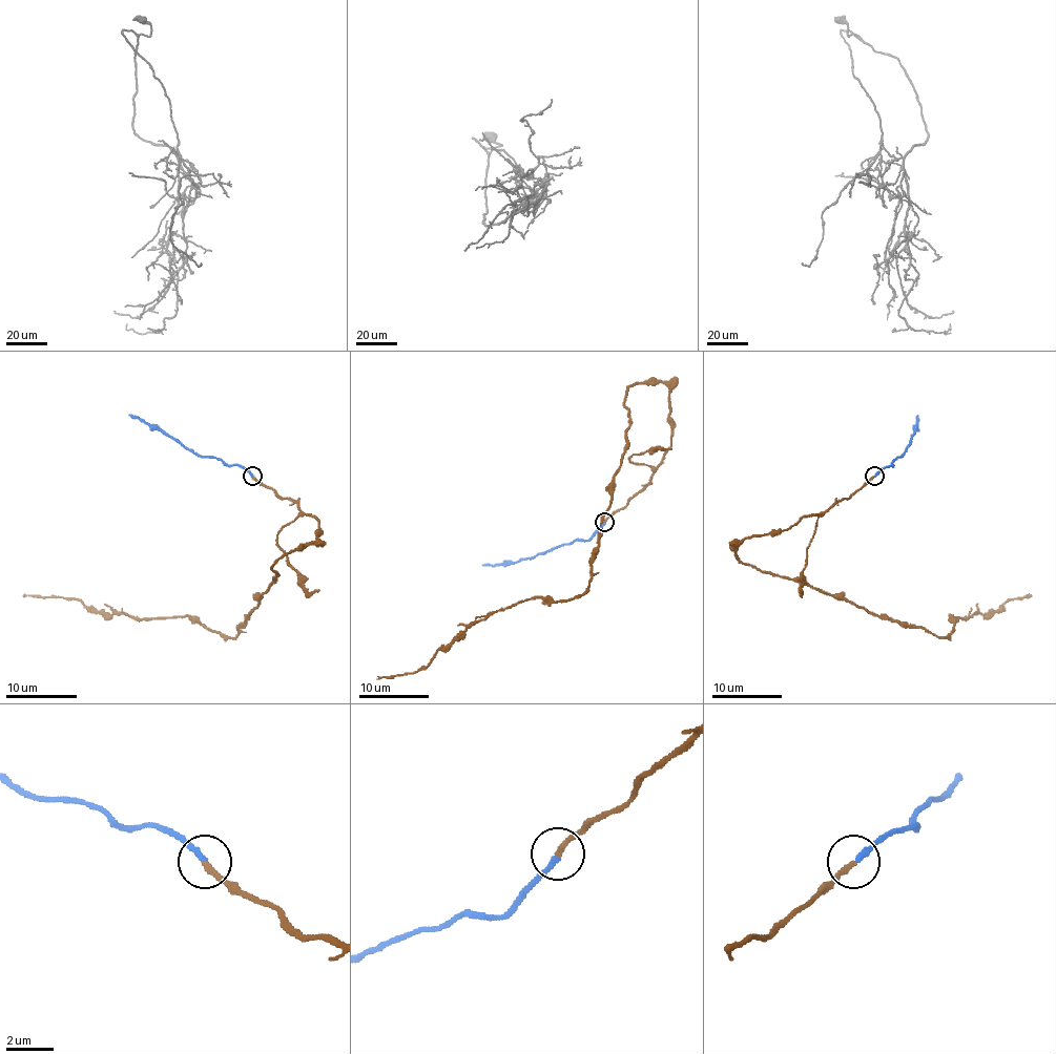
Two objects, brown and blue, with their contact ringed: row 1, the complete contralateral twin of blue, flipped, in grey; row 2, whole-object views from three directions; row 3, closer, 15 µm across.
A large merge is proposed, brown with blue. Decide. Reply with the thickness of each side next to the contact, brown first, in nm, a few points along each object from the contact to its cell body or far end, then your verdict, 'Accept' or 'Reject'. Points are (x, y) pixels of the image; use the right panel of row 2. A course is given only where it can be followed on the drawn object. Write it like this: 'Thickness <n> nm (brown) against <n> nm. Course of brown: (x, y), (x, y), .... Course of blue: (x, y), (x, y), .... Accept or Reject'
Thickness 240 nm (brown) against 240 nm. Course of brown: (874, 477), (851, 498), (744, 538), (733, 552), (943, 636), (953, 629), (950, 615), (992, 613), (1031, 595). Course of blue: (874, 477), (892, 465), (910, 444), (915, 434), (916, 415). Accept

